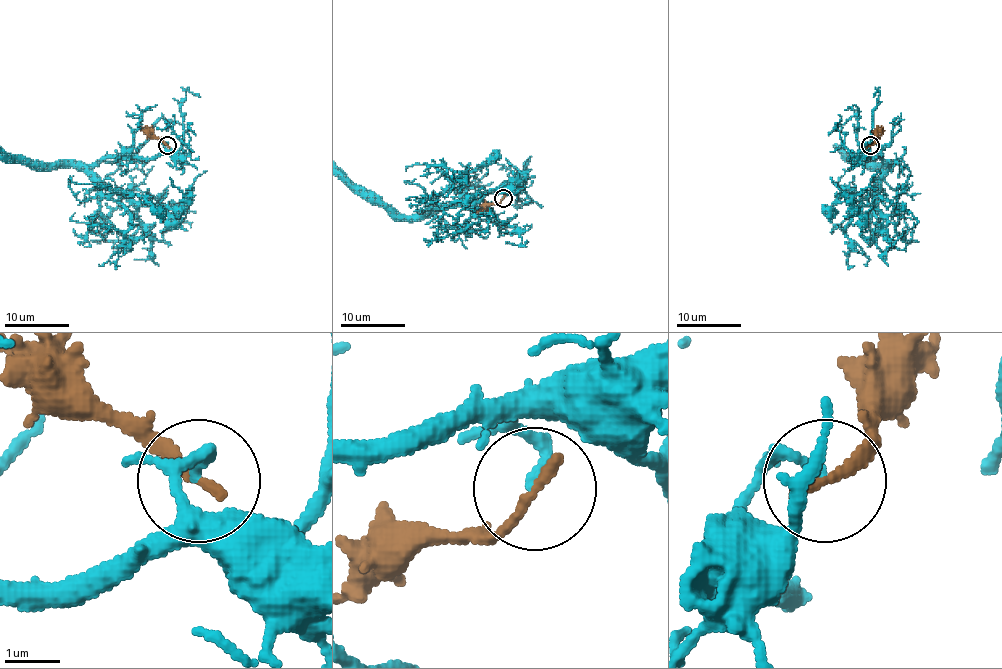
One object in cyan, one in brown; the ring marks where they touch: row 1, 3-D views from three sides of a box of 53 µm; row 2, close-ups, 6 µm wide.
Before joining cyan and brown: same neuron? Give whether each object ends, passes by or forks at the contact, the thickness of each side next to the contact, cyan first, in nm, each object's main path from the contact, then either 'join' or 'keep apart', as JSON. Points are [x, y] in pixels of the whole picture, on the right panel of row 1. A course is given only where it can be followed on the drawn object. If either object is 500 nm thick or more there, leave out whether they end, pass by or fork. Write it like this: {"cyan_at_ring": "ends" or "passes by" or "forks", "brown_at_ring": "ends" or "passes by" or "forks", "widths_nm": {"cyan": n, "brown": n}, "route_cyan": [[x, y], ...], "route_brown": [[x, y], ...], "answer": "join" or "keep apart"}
{"cyan_at_ring": "ends", "brown_at_ring": "ends", "widths_nm": {"cyan": 150, "brown": 240}, "route_brown": [[870, 145], [884, 130]], "answer": "keep apart"}

